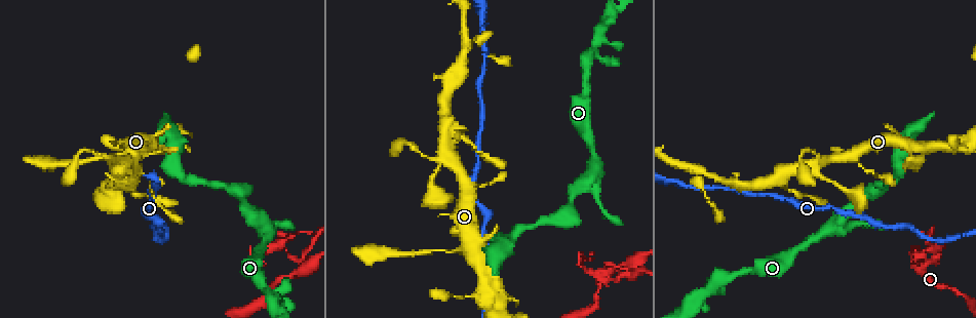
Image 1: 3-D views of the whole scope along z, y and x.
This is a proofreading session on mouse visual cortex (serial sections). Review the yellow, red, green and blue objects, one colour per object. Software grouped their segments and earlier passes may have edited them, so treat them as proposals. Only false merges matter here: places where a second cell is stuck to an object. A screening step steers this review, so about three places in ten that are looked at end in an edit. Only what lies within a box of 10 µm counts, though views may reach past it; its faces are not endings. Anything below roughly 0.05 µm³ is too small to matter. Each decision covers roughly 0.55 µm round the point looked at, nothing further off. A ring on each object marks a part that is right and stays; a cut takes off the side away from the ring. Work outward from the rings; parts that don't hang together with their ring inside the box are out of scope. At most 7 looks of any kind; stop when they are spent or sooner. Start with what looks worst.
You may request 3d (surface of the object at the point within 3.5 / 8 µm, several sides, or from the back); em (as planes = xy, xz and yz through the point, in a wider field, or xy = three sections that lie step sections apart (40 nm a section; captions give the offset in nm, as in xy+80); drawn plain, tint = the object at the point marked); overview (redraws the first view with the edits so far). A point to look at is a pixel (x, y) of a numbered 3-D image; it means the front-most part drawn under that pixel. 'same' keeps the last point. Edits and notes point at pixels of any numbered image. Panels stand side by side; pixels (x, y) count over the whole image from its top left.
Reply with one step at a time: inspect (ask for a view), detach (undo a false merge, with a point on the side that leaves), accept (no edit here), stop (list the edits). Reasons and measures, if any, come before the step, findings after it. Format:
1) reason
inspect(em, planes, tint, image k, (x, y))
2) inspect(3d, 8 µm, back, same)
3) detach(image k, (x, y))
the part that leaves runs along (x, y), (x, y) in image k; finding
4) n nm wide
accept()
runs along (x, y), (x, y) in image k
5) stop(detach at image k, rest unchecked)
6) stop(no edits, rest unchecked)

abrupt turn
inspect(3d, 8 µm, image 1, (630, 279))

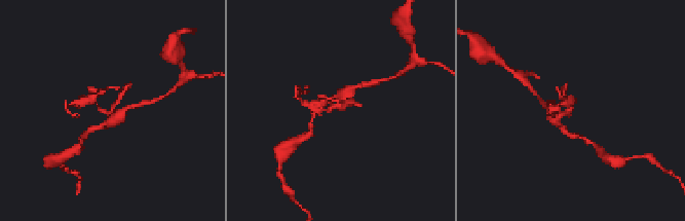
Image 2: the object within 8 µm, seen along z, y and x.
3 arms; arms of 100, 150, 250 nm
inspect(em, xy, step 3, tint, same)

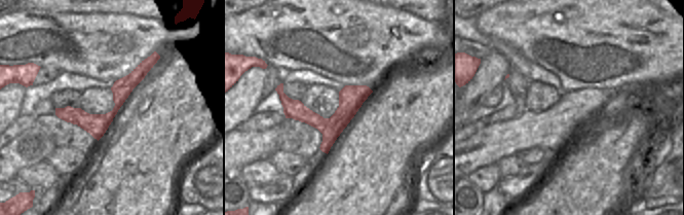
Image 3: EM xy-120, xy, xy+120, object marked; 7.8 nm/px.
detach(image 2, (563, 95))
the part that leaves runs along (109, 112), (102, 111), (93, 100), (77, 102) in image 2; a second cell is stuck on

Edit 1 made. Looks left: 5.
small branch off a trunk
inspect(3d, 8 µm, back, image 1, (459, 251))

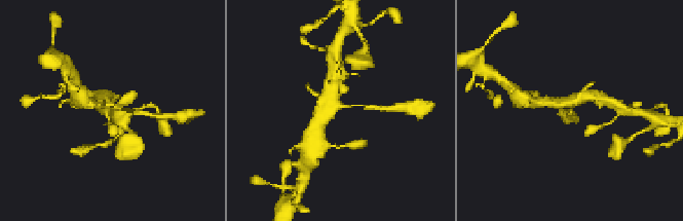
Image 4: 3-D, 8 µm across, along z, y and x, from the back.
inspect(3d, 3.5 µm, same)

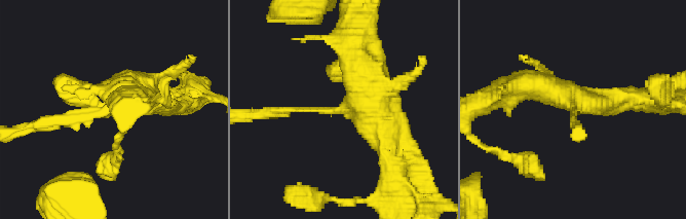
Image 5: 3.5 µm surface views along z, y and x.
shape alone is not enough
inspect(em, xy, step 2, tint, image 5, (569, 106))

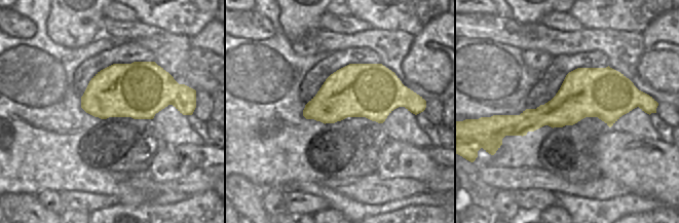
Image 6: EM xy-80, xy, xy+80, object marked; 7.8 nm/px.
arms of 100, 400, 450 nm
accept()
runs along (354, 41), (361, 95), (339, 110), (279, 110) in image 5; all the same cell

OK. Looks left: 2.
stop(detach at image 2, rest unchecked)

